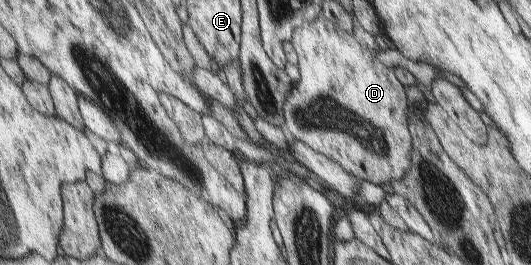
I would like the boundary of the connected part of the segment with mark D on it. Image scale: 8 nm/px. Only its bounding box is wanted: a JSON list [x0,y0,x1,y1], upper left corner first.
[283,16,411,186]

